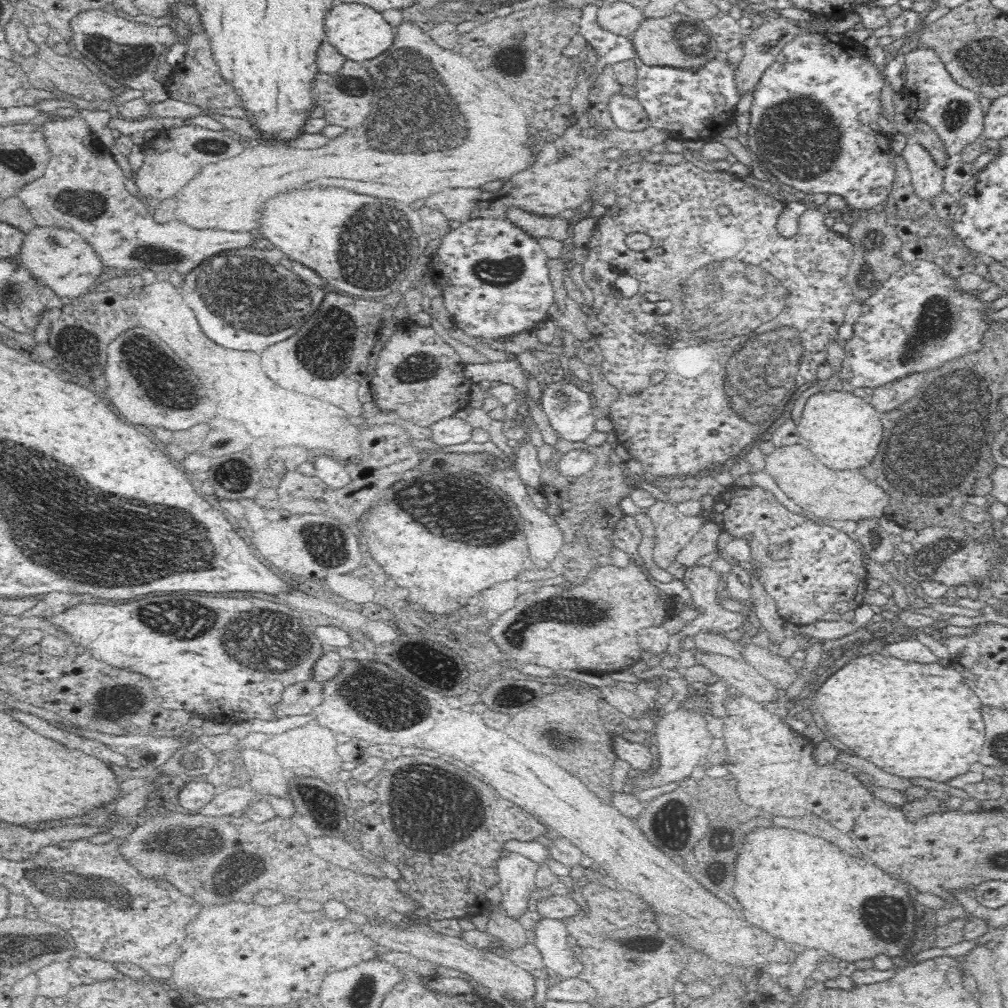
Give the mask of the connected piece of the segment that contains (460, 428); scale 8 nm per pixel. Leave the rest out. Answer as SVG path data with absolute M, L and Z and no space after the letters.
M455 414L451 417L441 418L429 425L431 441L440 446L461 445L471 441L473 426L458 418Z

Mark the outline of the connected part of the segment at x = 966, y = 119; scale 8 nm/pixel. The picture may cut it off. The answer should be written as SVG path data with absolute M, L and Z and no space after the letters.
M913 44L905 50L904 58L907 73L901 93L909 102L907 116L912 121L926 121L934 127L949 157L960 154L967 144L972 144L984 132L985 112L980 105L980 96L953 78L934 49Z

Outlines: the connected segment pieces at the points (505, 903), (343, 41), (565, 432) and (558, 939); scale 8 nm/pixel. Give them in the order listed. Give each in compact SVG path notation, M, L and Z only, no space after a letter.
M507 852L496 863L498 887L503 893L501 908L510 918L520 918L528 908L529 897L536 889L536 872L539 865L517 852Z
M340 4L334 6L332 12L328 12L326 16L327 40L336 50L344 55L347 59L366 63L371 58L380 56L382 52L386 52L392 42L394 42L395 28L382 17L380 12L365 6L364 4Z
M554 381L543 389L539 403L557 436L572 442L583 442L594 432L596 416L592 393L574 384Z
M542 918L532 928L534 945L538 947L544 967L553 975L565 979L580 977L582 961L574 955L568 942L569 931L560 919Z

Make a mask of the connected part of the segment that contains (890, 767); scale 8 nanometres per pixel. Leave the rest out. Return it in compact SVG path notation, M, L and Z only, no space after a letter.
M872 653L872 656L863 655L850 660L848 664L836 671L828 677L815 693L809 702L810 706L822 715L824 722L828 726L828 730L842 740L848 748L852 748L858 757L870 760L872 764L876 764L878 768L902 776L902 778L930 778L936 782L948 782L960 774L966 774L970 770L970 766L974 762L978 762L978 754L982 750L984 744L984 722L982 722L982 714L980 714L981 701L975 693L965 684L962 679L961 672L953 666L942 666L937 662L932 664L920 664L919 662L910 662L909 660L900 660L896 657L886 657L884 654Z

